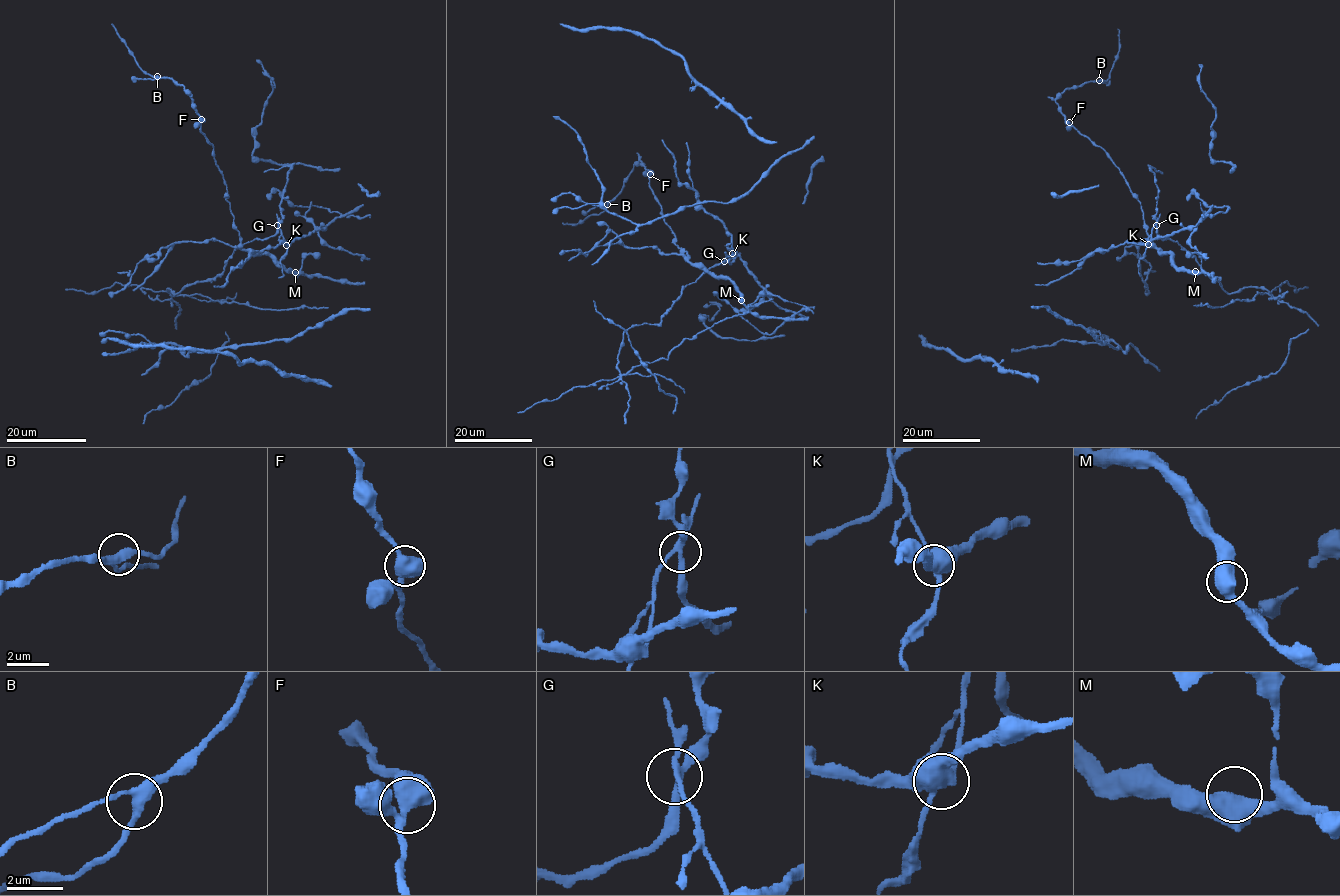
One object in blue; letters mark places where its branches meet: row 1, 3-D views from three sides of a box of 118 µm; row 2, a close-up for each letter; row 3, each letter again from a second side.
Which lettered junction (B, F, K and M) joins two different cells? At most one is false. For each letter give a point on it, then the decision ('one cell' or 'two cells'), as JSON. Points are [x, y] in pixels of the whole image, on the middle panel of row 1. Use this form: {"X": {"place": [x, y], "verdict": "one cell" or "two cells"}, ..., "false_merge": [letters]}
{"B": {"place": [607, 204], "verdict": "one cell"}, "F": {"place": [650, 174], "verdict": "one cell"}, "K": {"place": [732, 253], "verdict": "two cells"}, "M": {"place": [741, 300], "verdict": "one cell"}, "false_merge": ["K"]}

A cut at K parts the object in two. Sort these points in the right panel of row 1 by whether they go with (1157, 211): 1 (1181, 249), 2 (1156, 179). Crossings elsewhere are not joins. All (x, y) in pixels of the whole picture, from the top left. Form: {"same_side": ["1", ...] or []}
{"same_side": ["1", "2"]}

